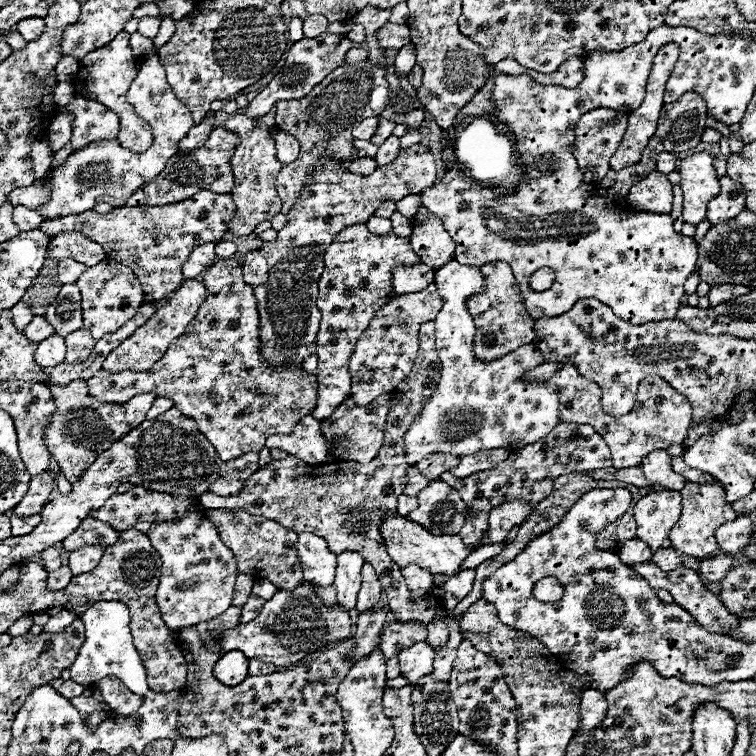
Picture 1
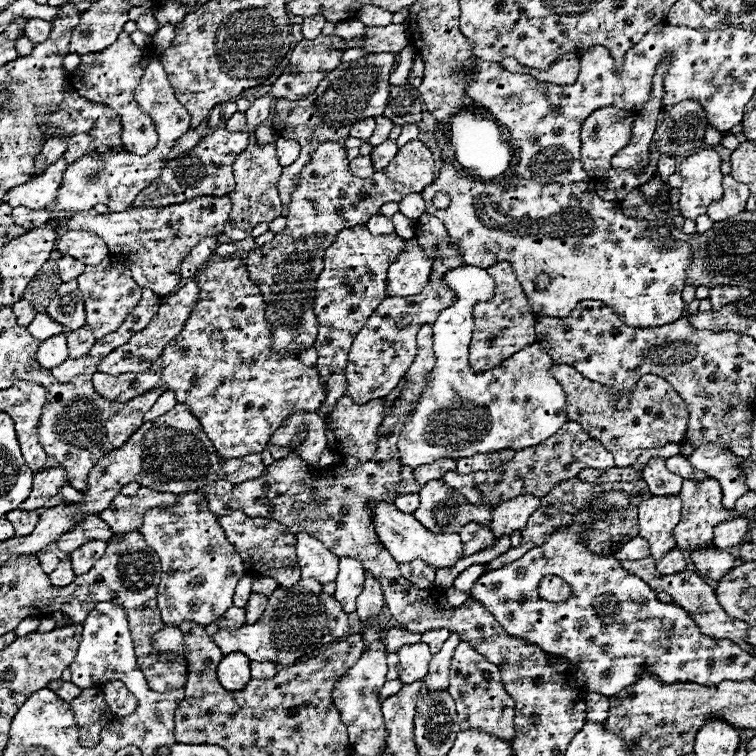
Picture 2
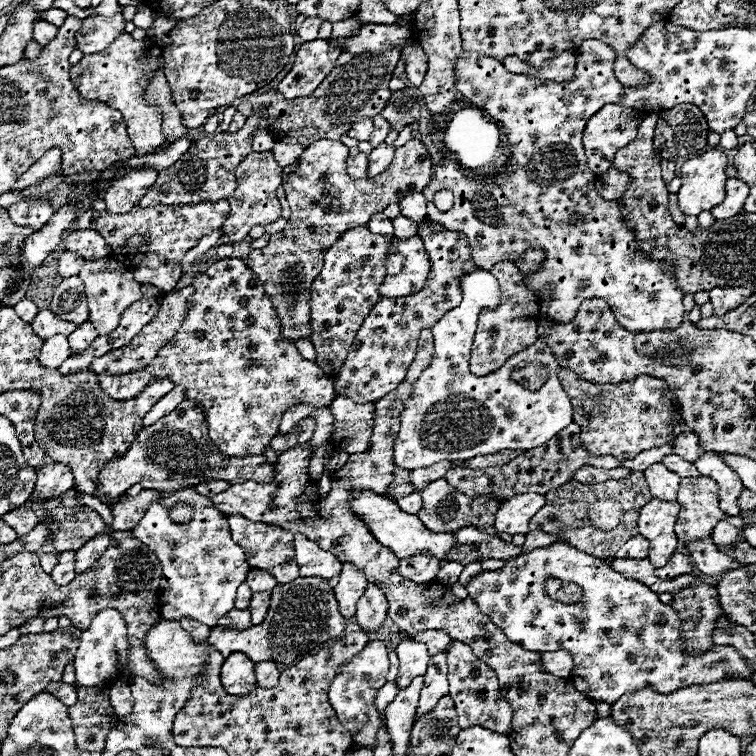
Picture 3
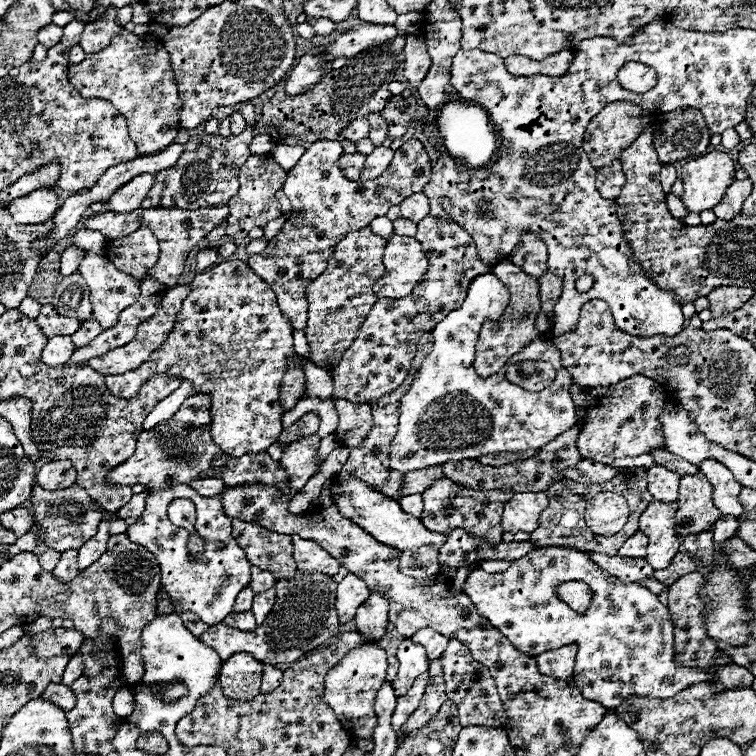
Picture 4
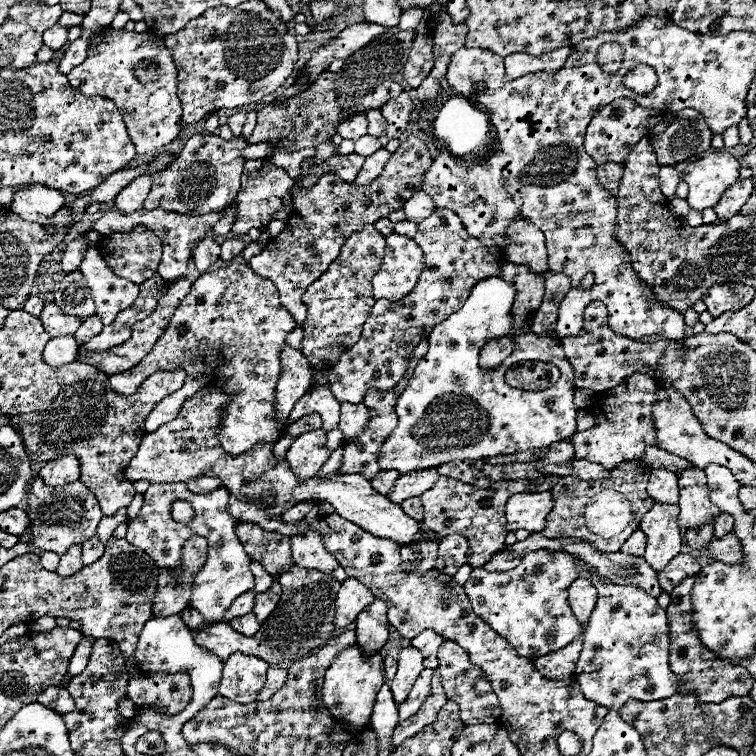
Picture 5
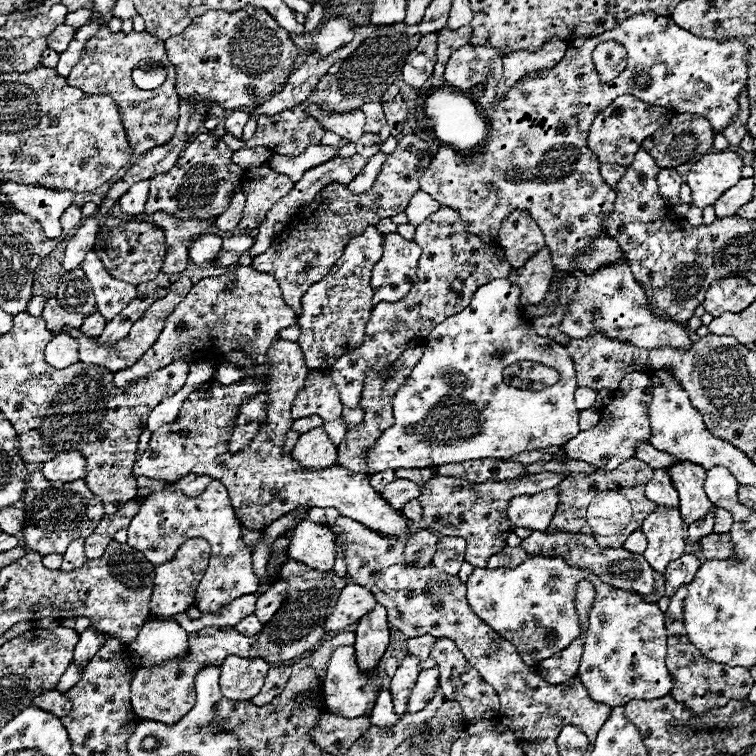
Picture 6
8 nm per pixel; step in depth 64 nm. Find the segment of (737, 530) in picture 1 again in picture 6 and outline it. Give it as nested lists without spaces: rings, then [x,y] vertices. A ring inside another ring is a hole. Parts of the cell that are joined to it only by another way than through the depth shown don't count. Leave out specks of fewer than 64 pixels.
[[[716,508],[716,522],[714,522],[714,532],[716,534],[726,534],[726,532],[730,532],[730,528],[732,528],[732,514],[728,512],[728,510],[724,510],[724,508]]]

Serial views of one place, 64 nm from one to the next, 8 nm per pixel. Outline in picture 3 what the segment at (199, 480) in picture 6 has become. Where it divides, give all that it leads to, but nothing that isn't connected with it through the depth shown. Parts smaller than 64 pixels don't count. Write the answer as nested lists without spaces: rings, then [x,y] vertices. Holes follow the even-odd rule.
[[[206,480],[206,482],[200,482],[196,486],[196,490],[202,494],[202,496],[208,496],[208,498],[214,498],[218,492],[224,492],[230,484],[224,482],[224,480]]]

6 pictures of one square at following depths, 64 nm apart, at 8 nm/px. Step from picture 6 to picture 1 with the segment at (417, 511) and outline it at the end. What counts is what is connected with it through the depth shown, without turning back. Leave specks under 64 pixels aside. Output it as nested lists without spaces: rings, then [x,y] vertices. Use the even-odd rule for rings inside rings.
[[[406,494],[398,496],[398,514],[408,516],[414,508],[418,508],[418,500],[414,496],[406,496]]]

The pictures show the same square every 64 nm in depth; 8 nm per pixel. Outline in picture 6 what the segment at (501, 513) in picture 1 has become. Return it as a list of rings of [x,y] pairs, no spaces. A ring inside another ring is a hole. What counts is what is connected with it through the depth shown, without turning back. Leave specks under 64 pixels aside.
[[[550,488],[532,496],[516,496],[510,502],[508,516],[514,528],[530,528],[530,530],[546,530],[552,516],[558,508],[558,488]]]

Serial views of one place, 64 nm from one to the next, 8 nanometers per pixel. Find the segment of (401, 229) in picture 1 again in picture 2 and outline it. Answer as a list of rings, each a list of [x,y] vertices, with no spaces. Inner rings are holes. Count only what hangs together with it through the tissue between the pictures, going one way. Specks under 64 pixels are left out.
[[[400,212],[394,214],[394,216],[392,216],[392,222],[394,222],[394,226],[396,226],[396,234],[398,234],[400,238],[410,240],[410,238],[416,236],[416,222],[410,220],[410,218],[406,218],[404,214],[400,214]]]

